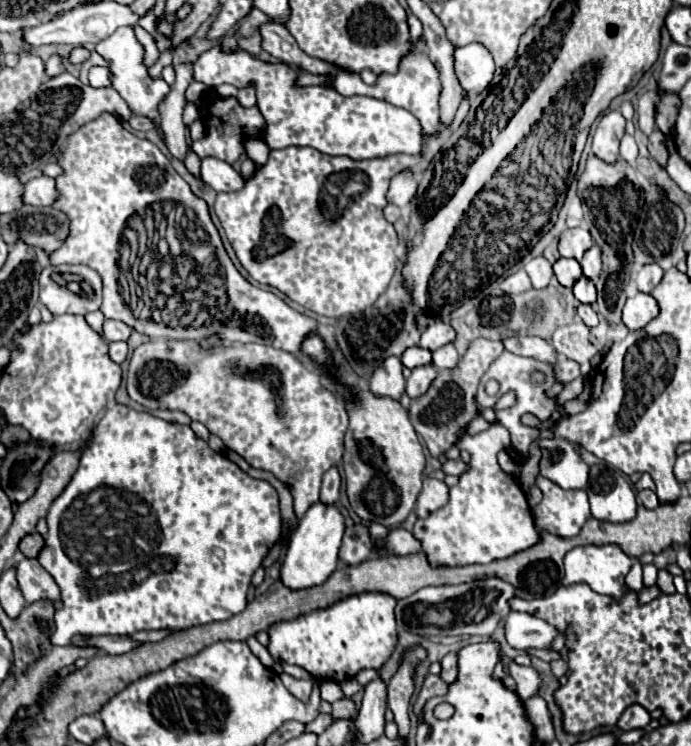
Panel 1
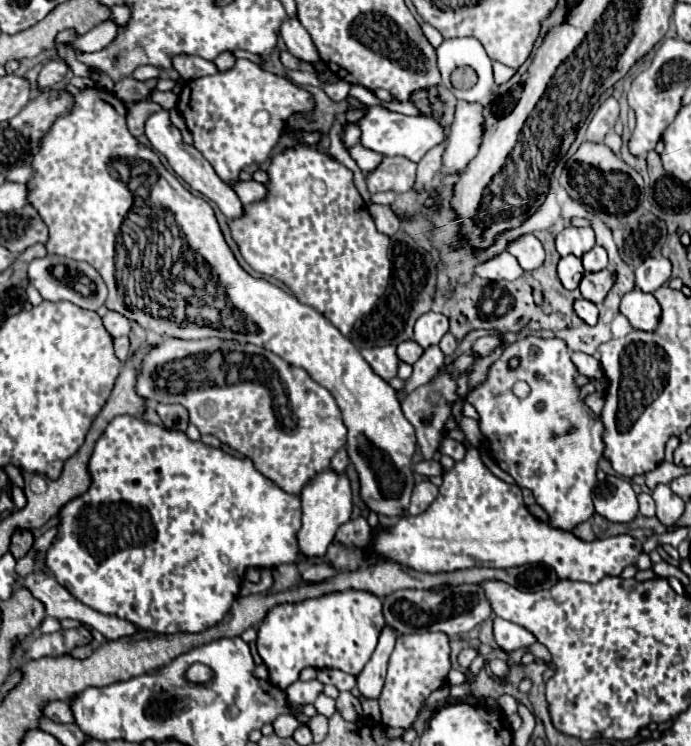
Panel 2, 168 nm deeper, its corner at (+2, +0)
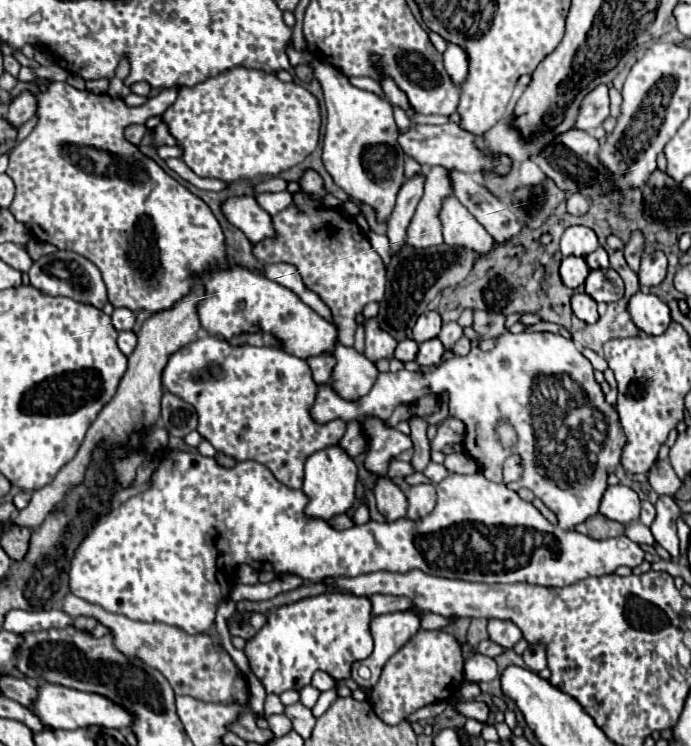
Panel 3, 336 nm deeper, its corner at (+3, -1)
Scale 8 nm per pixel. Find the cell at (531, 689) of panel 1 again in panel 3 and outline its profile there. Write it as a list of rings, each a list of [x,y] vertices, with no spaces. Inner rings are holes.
[[[476,649],[472,655],[464,661],[464,675],[468,681],[492,681],[498,677],[498,667],[496,661],[488,655],[478,653]]]

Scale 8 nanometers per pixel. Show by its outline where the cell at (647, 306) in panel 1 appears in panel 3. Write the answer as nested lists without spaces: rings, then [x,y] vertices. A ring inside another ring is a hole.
[[[638,291],[628,303],[628,311],[632,315],[634,325],[648,335],[662,335],[672,323],[670,307],[658,295],[652,293]]]

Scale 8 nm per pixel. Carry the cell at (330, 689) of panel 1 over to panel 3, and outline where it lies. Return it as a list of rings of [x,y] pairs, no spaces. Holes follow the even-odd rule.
[[[336,687],[334,689],[328,689],[328,691],[324,691],[324,693],[320,693],[320,697],[318,697],[318,701],[316,701],[316,705],[312,707],[312,713],[314,713],[314,717],[320,717],[334,701],[336,701]]]

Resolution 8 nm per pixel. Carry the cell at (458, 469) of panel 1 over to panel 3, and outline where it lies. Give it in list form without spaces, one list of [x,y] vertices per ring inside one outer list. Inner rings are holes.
[[[392,459],[390,465],[388,465],[388,471],[386,471],[386,477],[390,479],[396,479],[396,477],[406,477],[414,473],[412,465],[410,463],[404,463],[404,461],[398,461],[398,459]]]

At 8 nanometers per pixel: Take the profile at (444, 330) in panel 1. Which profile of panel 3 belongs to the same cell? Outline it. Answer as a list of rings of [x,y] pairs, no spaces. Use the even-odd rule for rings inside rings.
[[[426,311],[418,317],[414,329],[412,329],[412,339],[416,343],[422,343],[422,341],[428,341],[428,339],[434,339],[438,337],[440,333],[440,327],[442,327],[442,319],[436,311]]]

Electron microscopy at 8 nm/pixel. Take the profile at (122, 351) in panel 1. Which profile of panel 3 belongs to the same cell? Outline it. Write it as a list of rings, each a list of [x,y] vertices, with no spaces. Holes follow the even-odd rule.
[[[120,331],[118,335],[118,347],[124,355],[130,355],[136,347],[136,333],[134,331]]]

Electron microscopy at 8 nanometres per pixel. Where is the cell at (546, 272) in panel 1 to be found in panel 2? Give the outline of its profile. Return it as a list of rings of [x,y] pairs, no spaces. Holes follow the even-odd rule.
[[[527,234],[527,236],[519,238],[517,242],[513,242],[507,248],[507,252],[517,258],[517,262],[521,264],[523,270],[537,270],[545,262],[545,250],[533,234]]]

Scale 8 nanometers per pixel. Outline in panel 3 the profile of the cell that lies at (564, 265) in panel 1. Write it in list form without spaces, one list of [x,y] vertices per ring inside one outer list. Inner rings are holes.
[[[564,257],[562,259],[560,277],[562,277],[562,281],[564,281],[566,287],[578,289],[586,281],[588,273],[590,273],[590,269],[588,269],[584,257],[582,259],[574,259],[574,257]]]

